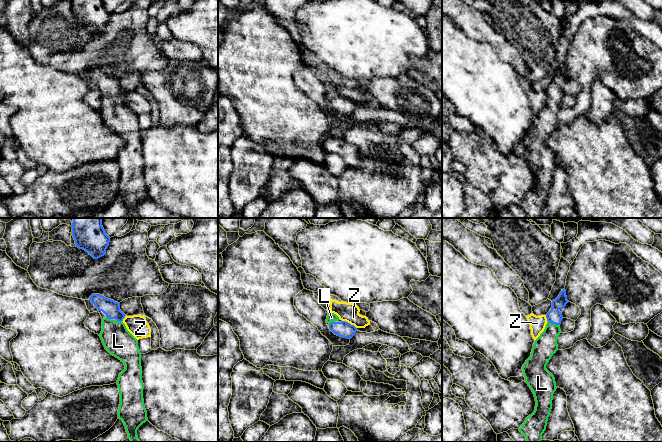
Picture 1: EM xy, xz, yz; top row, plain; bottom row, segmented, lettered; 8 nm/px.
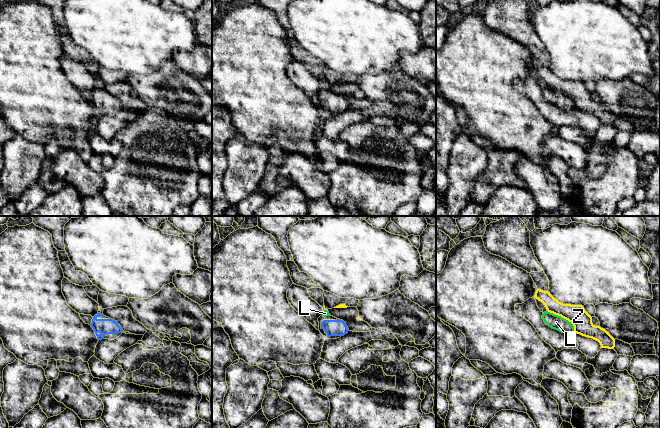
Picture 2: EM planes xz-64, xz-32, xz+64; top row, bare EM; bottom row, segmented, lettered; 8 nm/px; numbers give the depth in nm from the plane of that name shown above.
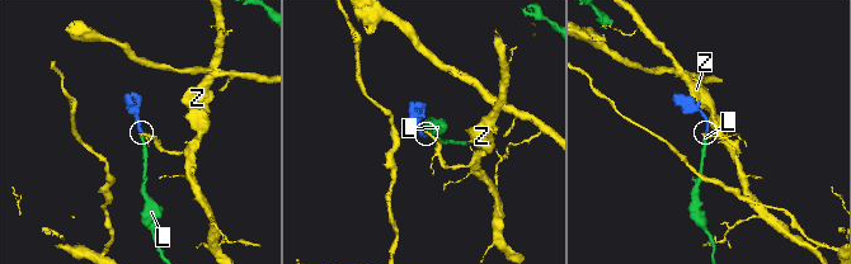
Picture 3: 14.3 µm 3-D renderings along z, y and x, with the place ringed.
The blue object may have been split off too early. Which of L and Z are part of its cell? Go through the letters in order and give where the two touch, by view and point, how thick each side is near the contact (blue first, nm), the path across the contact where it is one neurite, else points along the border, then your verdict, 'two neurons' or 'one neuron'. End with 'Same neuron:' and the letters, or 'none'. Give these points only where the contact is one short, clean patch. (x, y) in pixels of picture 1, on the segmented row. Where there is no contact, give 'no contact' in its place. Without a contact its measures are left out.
L: meets blue in yz at (553, 323); 120 nm thick on the blue side, 180 nm on the other; runs through yz (554, 316), (553, 323), (552, 331), (544, 347); one neuron
Z: meets blue in xz at (349, 323); 130 nm thick on the blue side, 160 nm on the other; border along xz (342, 320), (356, 328); two neurons
Same neuron: L

